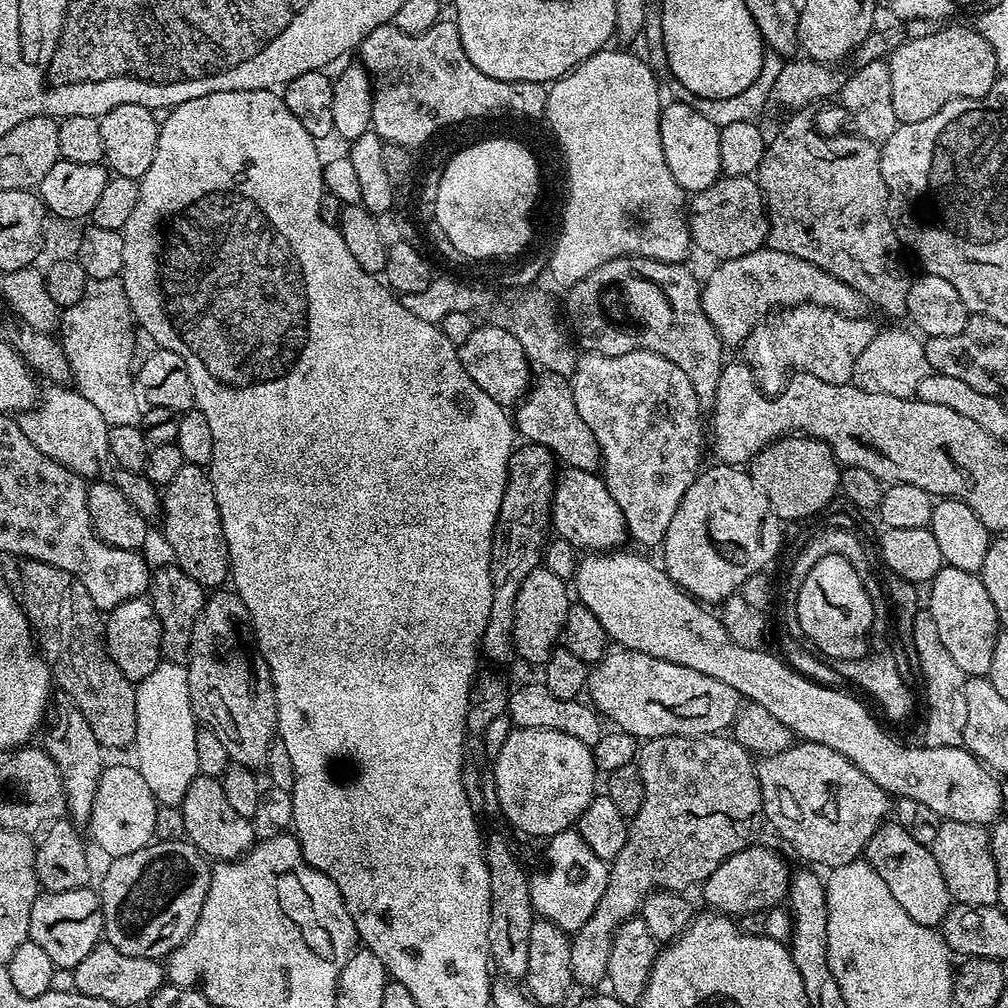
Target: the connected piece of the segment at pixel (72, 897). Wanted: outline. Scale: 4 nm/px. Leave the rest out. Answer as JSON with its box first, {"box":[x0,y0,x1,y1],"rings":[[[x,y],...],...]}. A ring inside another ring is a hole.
{"box":[28,886,104,970],"rings":[[[85,886],[74,890],[62,890],[61,892],[37,891],[34,898],[34,906],[30,906],[30,924],[28,926],[28,939],[33,940],[37,946],[46,950],[53,968],[70,968],[75,970],[78,962],[94,950],[94,946],[101,943],[104,935],[104,919],[100,909],[100,897],[91,887]]]}

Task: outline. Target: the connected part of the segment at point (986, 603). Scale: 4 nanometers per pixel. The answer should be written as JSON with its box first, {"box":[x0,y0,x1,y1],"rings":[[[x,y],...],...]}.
{"box":[926,566,1002,677],"rings":[[[945,566],[930,581],[931,588],[932,593],[926,596],[926,608],[938,625],[938,635],[942,637],[946,651],[964,671],[965,677],[987,677],[994,655],[994,642],[1002,625],[994,610],[994,602],[990,602],[990,594],[986,594],[983,580],[975,572]]]}

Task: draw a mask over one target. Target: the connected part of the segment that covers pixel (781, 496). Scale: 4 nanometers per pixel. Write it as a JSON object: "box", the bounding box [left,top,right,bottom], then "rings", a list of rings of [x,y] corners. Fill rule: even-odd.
{"box":[746,436,840,521],"rings":[[[782,436],[765,446],[747,465],[746,471],[759,486],[781,521],[804,520],[820,512],[840,491],[840,470],[836,455],[826,442],[812,436]]]}

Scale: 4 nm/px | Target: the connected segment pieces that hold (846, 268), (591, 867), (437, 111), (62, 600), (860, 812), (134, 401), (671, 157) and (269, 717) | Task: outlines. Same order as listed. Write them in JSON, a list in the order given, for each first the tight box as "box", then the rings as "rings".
[{"box":[754,111,912,317],"rings":[[[793,111],[790,116],[777,136],[767,141],[760,169],[754,173],[754,179],[764,195],[764,207],[768,210],[767,243],[774,250],[789,252],[826,269],[842,282],[854,286],[865,300],[875,307],[877,304],[886,315],[907,317],[906,298],[912,280],[900,257],[897,225],[894,220],[892,225],[888,217],[890,197],[880,169],[879,147],[857,134],[823,136],[816,128],[811,111]]]},{"box":[528,830,609,933],"rings":[[[569,830],[547,837],[548,849],[544,852],[544,869],[532,872],[528,885],[532,911],[541,920],[548,920],[563,932],[573,933],[594,914],[602,894],[606,894],[609,865],[586,842],[579,832]]]},{"box":[358,18,548,150],"rings":[[[442,18],[434,26],[430,26],[430,30],[426,30],[422,34],[406,34],[402,30],[396,28],[395,23],[389,22],[378,26],[374,30],[370,30],[370,34],[362,41],[358,49],[360,55],[359,61],[367,69],[372,80],[372,106],[373,116],[371,131],[380,135],[381,140],[398,144],[411,150],[418,149],[419,144],[424,144],[439,128],[448,128],[451,124],[460,124],[463,120],[476,120],[479,116],[525,116],[528,120],[541,119],[546,110],[546,98],[548,97],[548,88],[538,82],[502,82],[498,78],[490,78],[490,74],[482,74],[482,70],[478,70],[478,66],[474,66],[474,62],[470,62],[470,58],[466,58],[466,50],[460,41],[460,31],[456,25],[455,19]]]},{"box":[19,559,136,750],"rings":[[[25,559],[20,568],[19,595],[22,597],[24,615],[34,633],[39,655],[42,657],[47,671],[56,679],[56,684],[69,696],[71,707],[85,716],[90,728],[104,750],[124,748],[136,739],[136,690],[133,681],[118,670],[114,658],[110,658],[108,643],[104,637],[105,617],[101,609],[94,606],[94,598],[86,594],[86,586],[74,578],[74,574],[66,574],[66,570],[58,570],[58,566],[50,566],[41,560]]]},{"box":[755,742,889,870],"rings":[[[800,742],[773,756],[761,756],[755,763],[756,777],[762,790],[765,821],[776,827],[777,834],[802,859],[812,864],[821,864],[824,870],[846,866],[861,859],[872,835],[889,819],[888,793],[883,792],[873,780],[866,778],[866,774],[838,750],[830,750],[830,746]]]},{"box":[60,277,142,427],"rings":[[[117,277],[90,280],[82,298],[74,306],[63,309],[60,336],[76,390],[101,411],[109,427],[138,426],[142,402],[131,366],[136,323],[123,283]]]},{"box":[660,103,721,193],"rings":[[[665,103],[660,114],[660,137],[662,154],[666,154],[666,166],[670,166],[674,182],[678,182],[678,186],[682,186],[685,193],[701,192],[721,179],[718,158],[720,128],[713,117],[711,120],[710,117],[703,116],[698,109],[691,108],[688,104]]]},{"box":[188,590,277,770],"rings":[[[216,590],[204,601],[204,609],[200,611],[198,622],[194,622],[194,634],[190,638],[190,654],[188,655],[188,685],[190,686],[190,702],[193,709],[208,708],[212,715],[210,726],[218,734],[222,746],[226,746],[231,763],[241,764],[253,770],[260,770],[268,762],[268,743],[277,735],[276,727],[276,695],[272,685],[272,675],[262,658],[260,649],[256,647],[253,637],[246,629],[249,627],[248,611],[242,598],[235,591]]]}]

